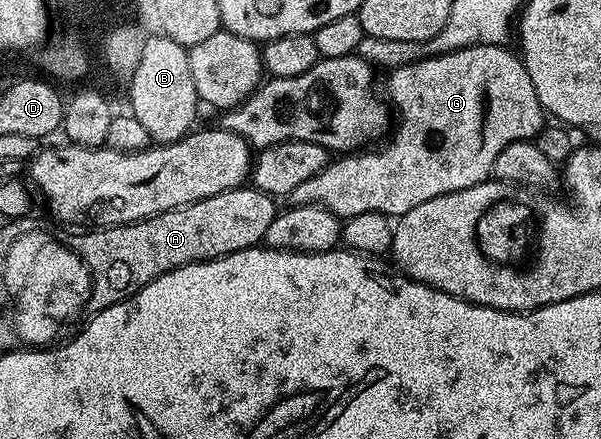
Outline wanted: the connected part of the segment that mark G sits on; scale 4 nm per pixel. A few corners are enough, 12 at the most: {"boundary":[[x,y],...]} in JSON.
{"boundary":[[505,45],[392,68],[387,142],[288,195],[342,221],[484,183],[547,123]]}

